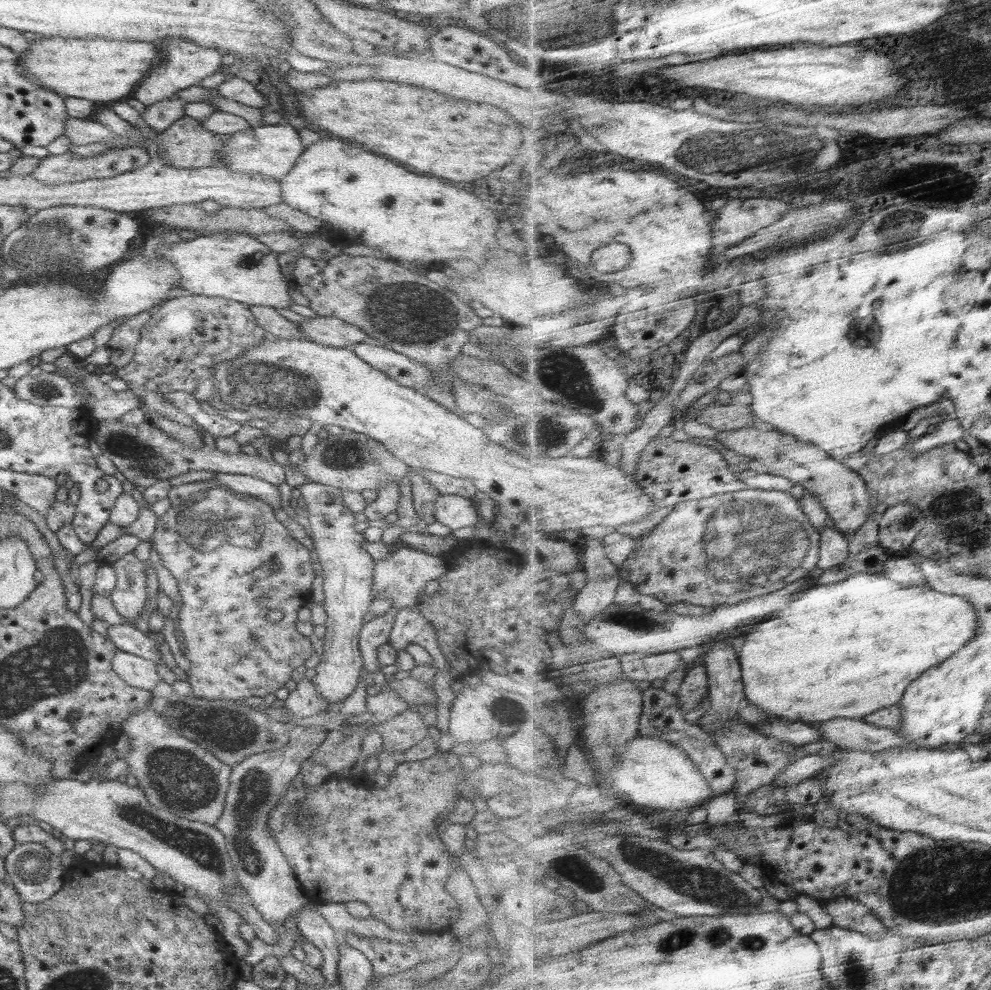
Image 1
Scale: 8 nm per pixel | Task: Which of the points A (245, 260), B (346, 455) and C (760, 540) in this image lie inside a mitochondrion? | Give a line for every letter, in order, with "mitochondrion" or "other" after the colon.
A: mitochondrion
B: mitochondrion
C: mitochondrion

